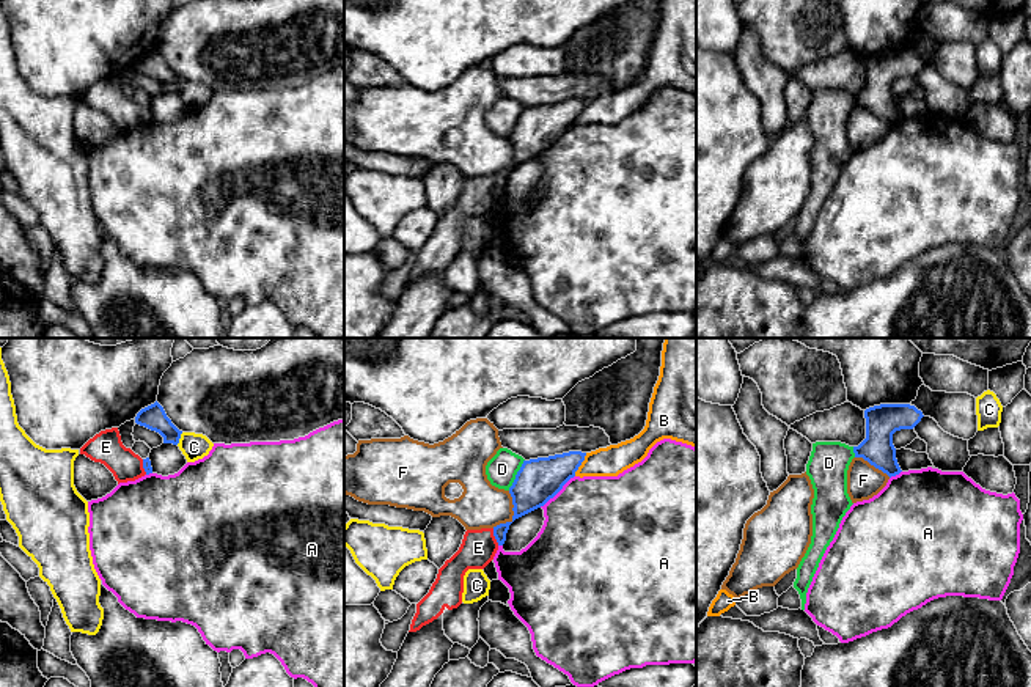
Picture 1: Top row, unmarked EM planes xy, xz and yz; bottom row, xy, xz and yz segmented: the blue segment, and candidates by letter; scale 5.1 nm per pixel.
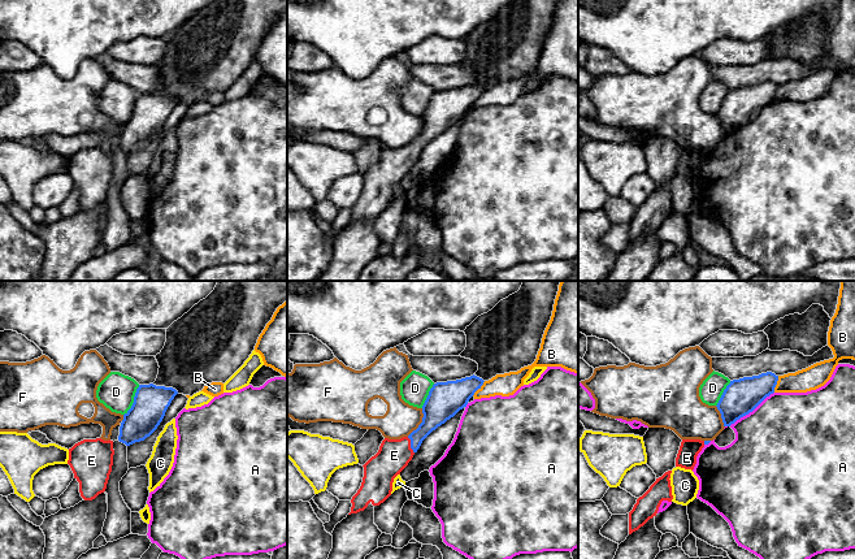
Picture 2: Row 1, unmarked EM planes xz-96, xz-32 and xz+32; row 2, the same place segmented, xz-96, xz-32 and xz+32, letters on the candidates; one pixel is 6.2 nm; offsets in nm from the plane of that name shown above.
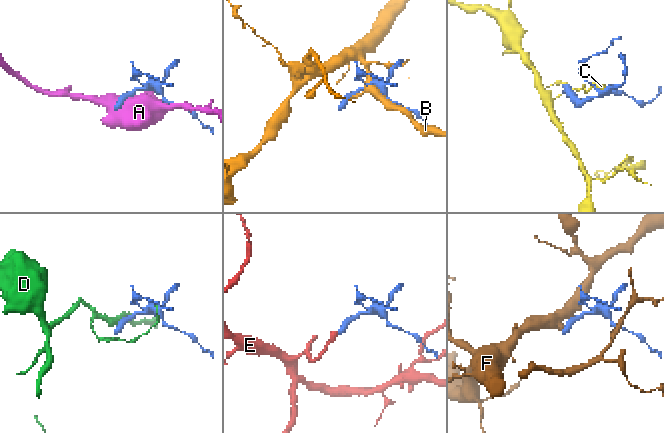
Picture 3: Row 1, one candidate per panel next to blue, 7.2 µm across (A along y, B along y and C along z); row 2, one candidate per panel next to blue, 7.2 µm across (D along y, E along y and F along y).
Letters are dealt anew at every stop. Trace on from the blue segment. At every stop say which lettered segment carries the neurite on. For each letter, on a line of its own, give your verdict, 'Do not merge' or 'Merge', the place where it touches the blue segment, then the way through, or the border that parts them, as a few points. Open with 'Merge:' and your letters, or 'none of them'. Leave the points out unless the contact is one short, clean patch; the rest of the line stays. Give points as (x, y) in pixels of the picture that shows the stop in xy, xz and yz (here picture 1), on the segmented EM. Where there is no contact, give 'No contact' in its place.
Merge: E
A: Do not merge. Touches blue at xz (557, 492)
B: Do not merge. Touches blue at xz (580, 464)
C: Do not merge. Touches blue at xy (179, 437)
D: Do not merge. Touches blue at xz (516, 475)
E: Merge. Touches blue at xz (494, 535). Path across: xz (525, 497), (514, 519), (494, 535), (478, 547)
F: Do not merge. Touches blue at xz (514, 514)

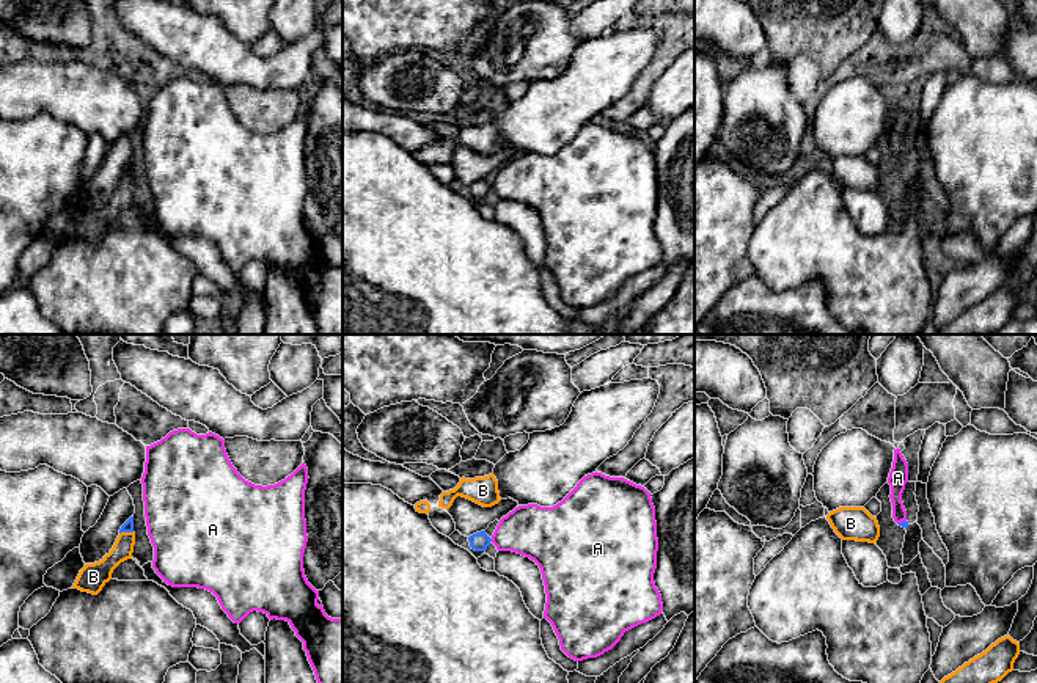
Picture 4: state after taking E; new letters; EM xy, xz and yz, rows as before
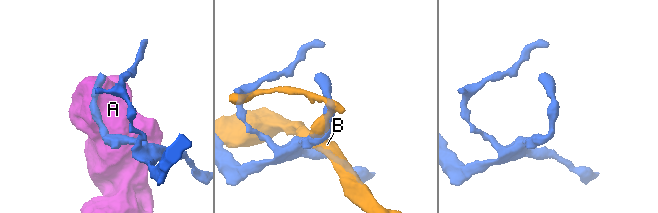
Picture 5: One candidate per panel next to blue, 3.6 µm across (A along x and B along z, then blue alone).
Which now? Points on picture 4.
Merge: none of them
A: Do not merge. Touches blue at yz (902, 522)
B: Do not merge. Touches blue at xy (126, 531)

